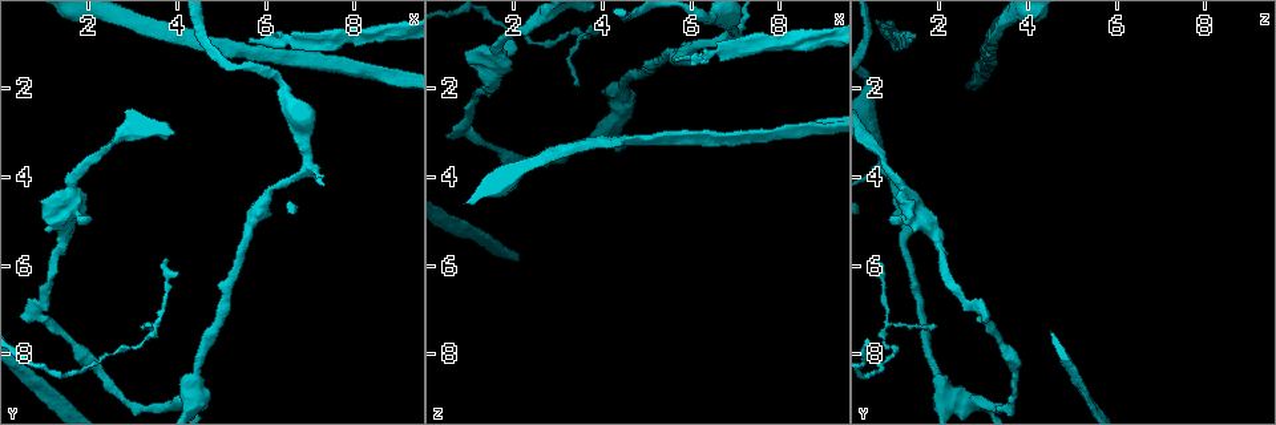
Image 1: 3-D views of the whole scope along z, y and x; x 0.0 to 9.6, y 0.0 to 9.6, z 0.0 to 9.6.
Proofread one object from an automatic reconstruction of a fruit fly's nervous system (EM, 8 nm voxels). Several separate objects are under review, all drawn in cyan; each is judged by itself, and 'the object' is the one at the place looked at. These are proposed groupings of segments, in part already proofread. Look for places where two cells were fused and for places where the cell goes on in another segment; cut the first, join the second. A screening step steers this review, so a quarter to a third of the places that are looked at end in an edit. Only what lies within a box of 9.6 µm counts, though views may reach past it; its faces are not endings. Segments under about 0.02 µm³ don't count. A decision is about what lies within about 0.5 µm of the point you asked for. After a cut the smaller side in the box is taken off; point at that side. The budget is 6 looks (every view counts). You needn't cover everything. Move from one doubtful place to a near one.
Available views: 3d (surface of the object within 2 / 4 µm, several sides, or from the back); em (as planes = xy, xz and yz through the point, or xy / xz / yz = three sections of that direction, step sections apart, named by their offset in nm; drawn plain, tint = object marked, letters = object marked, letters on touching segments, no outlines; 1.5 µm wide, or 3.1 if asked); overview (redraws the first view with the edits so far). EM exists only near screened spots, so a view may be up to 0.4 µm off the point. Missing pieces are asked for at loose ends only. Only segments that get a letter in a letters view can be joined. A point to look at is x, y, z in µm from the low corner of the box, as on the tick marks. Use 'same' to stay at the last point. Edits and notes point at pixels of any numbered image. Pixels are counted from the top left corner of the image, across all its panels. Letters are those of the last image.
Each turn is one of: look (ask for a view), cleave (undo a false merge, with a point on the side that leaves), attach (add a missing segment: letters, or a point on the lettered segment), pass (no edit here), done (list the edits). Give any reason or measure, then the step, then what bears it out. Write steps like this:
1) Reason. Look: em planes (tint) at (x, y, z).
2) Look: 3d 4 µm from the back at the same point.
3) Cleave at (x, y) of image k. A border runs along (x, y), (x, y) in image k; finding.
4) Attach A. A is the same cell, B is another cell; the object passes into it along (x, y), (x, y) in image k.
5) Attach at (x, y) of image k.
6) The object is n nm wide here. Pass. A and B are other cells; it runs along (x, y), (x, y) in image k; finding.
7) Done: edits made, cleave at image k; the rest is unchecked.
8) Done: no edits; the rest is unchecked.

Tapers out. Look: em yz step 8 (letters) at (3.80, 5.90, 0.60).

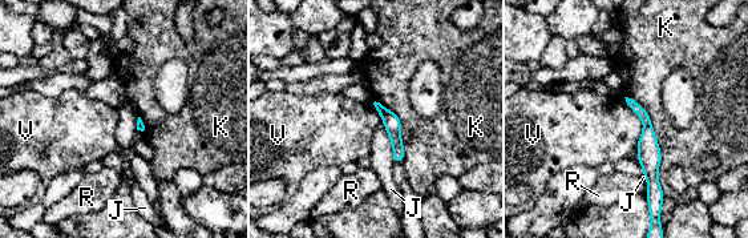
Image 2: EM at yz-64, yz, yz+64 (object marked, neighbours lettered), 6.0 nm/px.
Pass. J, K, R and V are other cells; a border runs along (623, 97), (642, 122), (637, 145) in image 2; no lettered segment goes on from it.

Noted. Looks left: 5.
An open end. Look: em planes (letters) at (0.95, 4.50, 1.25).

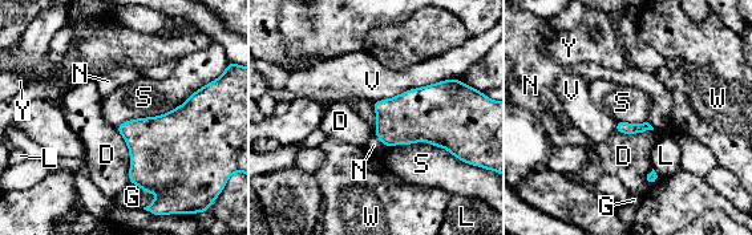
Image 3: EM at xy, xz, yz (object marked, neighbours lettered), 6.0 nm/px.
Pass. D, G, L, N, S, V, W and Y are other cells; a border runs along (207, 84), (161, 114), (116, 126) in image 3; none of them fits.

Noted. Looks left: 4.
Abrupt turn. Look: em planes (plain) at (0.85, 7.15, 2.95).

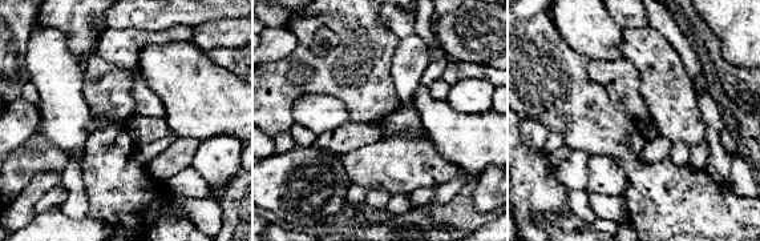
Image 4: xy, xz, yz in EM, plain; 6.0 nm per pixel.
What lies round it. Look: em planes (letters) at the same point.

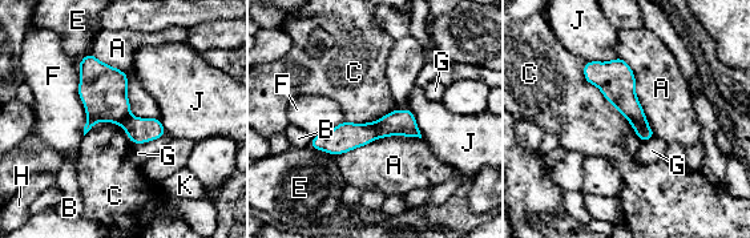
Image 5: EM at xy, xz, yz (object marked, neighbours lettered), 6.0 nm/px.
Cleave at (619, 87) of image 5. A, B, C, E, F, G, H, J and K are other cells; two cells meet here.

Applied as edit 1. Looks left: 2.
Done: edits made, cleave at image 5; the rest is unchecked.

